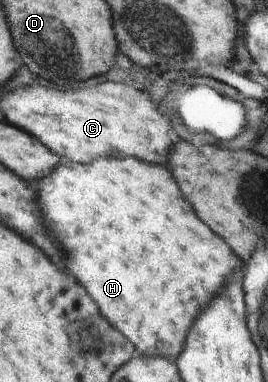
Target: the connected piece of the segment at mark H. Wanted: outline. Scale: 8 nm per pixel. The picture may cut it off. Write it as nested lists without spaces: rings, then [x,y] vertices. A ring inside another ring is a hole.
[[[101,157],[89,164],[76,163],[68,158],[60,158],[57,168],[50,175],[33,184],[36,187],[38,203],[43,210],[43,216],[47,220],[50,233],[55,238],[55,243],[61,242],[61,246],[65,250],[61,262],[77,278],[78,283],[89,292],[89,296],[99,306],[101,316],[133,343],[136,354],[148,357],[165,357],[175,362],[185,348],[186,338],[193,322],[197,320],[198,315],[210,302],[209,298],[213,299],[215,294],[228,282],[228,279],[236,274],[242,260],[233,254],[230,246],[227,246],[217,234],[213,234],[197,218],[197,214],[193,212],[189,202],[185,202],[185,198],[181,198],[181,190],[179,190],[177,182],[173,182],[173,176],[171,176],[169,168],[142,162],[135,157]]]

